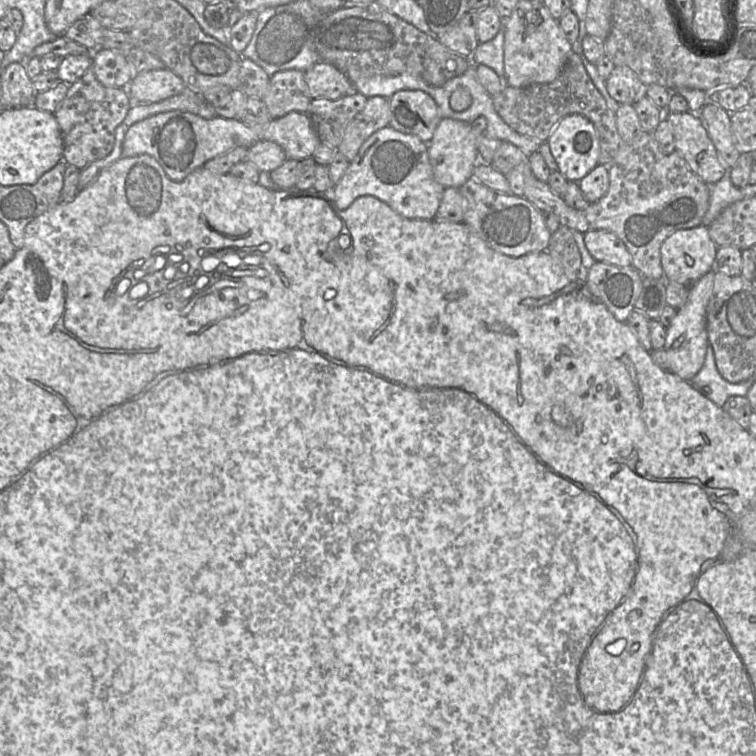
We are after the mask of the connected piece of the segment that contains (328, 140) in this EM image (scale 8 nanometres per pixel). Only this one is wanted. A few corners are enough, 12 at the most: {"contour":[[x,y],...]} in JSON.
{"contour":[[367,97],[312,99],[307,110],[321,143],[337,148]]}

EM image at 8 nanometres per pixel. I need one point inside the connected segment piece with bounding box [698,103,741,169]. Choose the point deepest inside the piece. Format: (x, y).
(717, 120)

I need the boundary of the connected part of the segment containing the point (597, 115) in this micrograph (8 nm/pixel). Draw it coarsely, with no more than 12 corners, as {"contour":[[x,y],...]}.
{"contour":[[580,55],[549,83],[507,85],[492,96],[519,134],[546,143],[580,114],[600,139],[599,164],[622,144],[616,115]]}

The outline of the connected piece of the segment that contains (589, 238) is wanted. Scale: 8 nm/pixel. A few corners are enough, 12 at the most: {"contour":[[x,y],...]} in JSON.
{"contour":[[590,230],[584,243],[596,260],[632,266],[624,242],[613,232]]}

